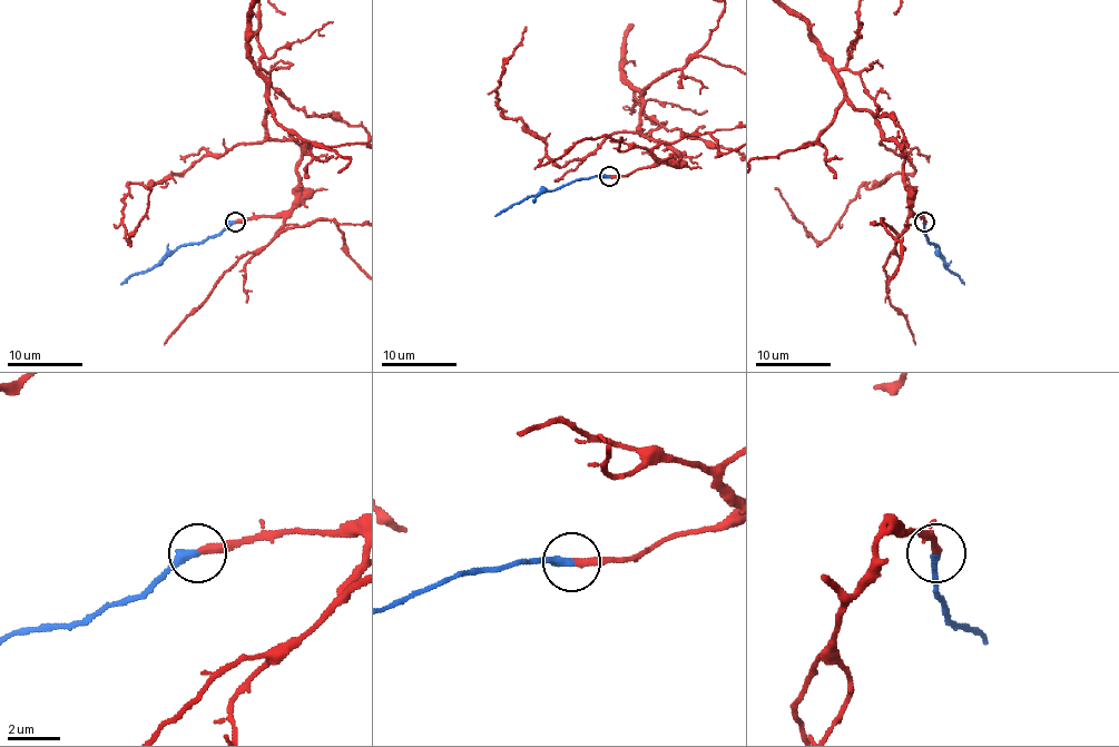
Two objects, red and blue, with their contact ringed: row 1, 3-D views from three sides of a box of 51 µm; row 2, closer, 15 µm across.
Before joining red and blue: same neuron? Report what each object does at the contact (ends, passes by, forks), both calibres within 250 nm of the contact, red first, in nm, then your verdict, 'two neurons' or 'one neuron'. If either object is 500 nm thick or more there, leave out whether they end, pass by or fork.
red ends; blue ends; calibres 300 and 360 nm; one neuron

